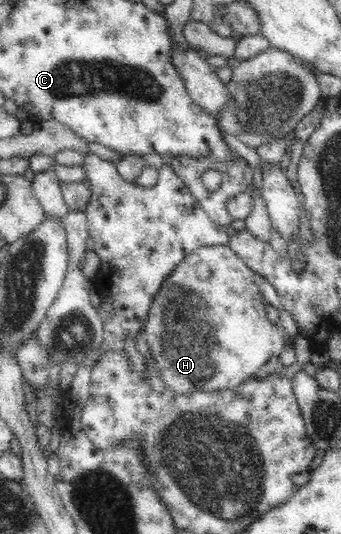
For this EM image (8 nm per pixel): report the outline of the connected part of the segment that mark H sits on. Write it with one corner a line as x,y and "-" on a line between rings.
218,244
216,246
199,246
197,250
194,250
191,254
188,254
182,262
178,263
174,270
162,281
158,294
155,294
154,300
150,303
150,308
146,317
143,330
146,334
147,344
151,350
151,354
156,359
158,365
158,371
160,371
160,377
166,386
173,390
176,394
189,395
197,390
204,390
206,392
212,392
222,389
234,388
237,384
244,382
246,379
251,379
256,376
258,369
267,362
271,356
277,356
282,352
282,349
286,345
291,345
291,340
287,332
283,330
283,325
274,325
266,315
264,309
264,300
262,300
261,293
254,283
254,272
252,272
244,261
242,261
234,251
230,249
228,244

